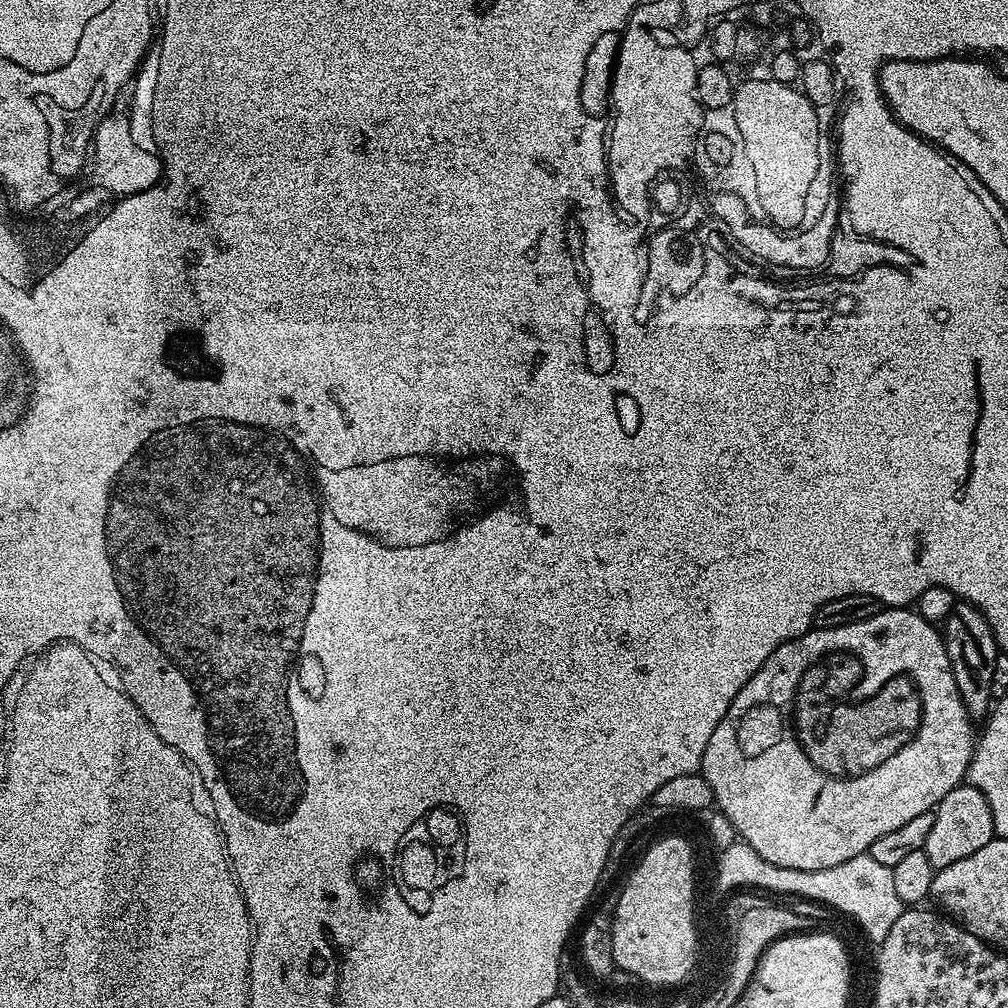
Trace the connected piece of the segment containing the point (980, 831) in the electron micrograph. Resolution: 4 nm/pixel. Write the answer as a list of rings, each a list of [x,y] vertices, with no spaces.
[[[965,782],[950,790],[950,794],[946,794],[946,798],[936,804],[934,826],[926,838],[923,850],[926,858],[930,858],[930,866],[939,870],[951,866],[961,858],[970,858],[970,854],[982,850],[982,846],[986,846],[986,842],[990,842],[995,836],[994,818],[982,790]]]

